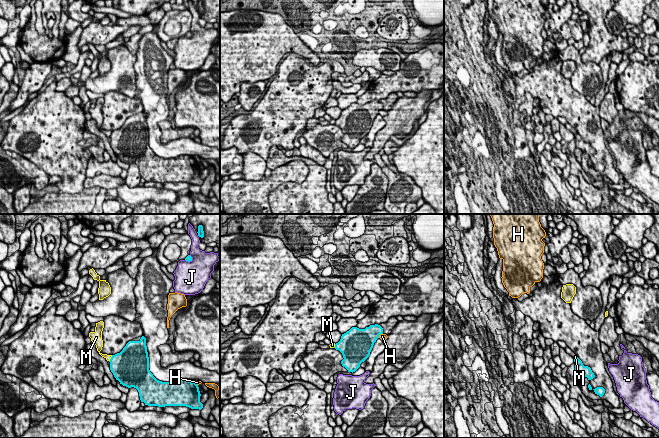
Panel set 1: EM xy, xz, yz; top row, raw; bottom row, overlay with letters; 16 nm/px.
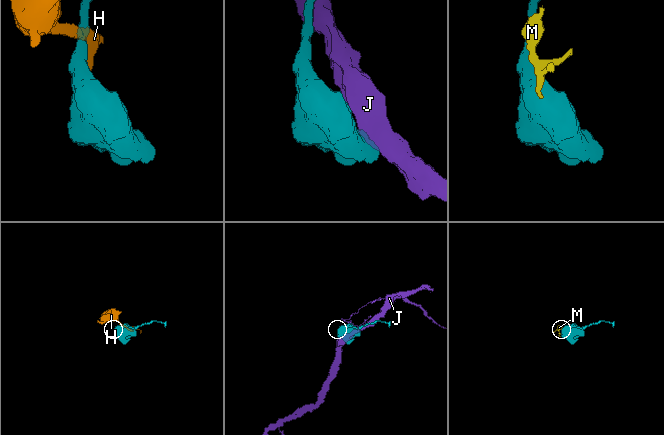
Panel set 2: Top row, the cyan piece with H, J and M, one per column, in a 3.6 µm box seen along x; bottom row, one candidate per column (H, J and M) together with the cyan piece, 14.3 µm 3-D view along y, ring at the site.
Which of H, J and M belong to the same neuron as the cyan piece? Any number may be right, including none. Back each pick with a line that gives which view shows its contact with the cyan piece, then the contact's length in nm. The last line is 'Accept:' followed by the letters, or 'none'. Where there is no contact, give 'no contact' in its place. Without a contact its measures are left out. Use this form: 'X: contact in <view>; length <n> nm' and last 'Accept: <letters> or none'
Accept: none

